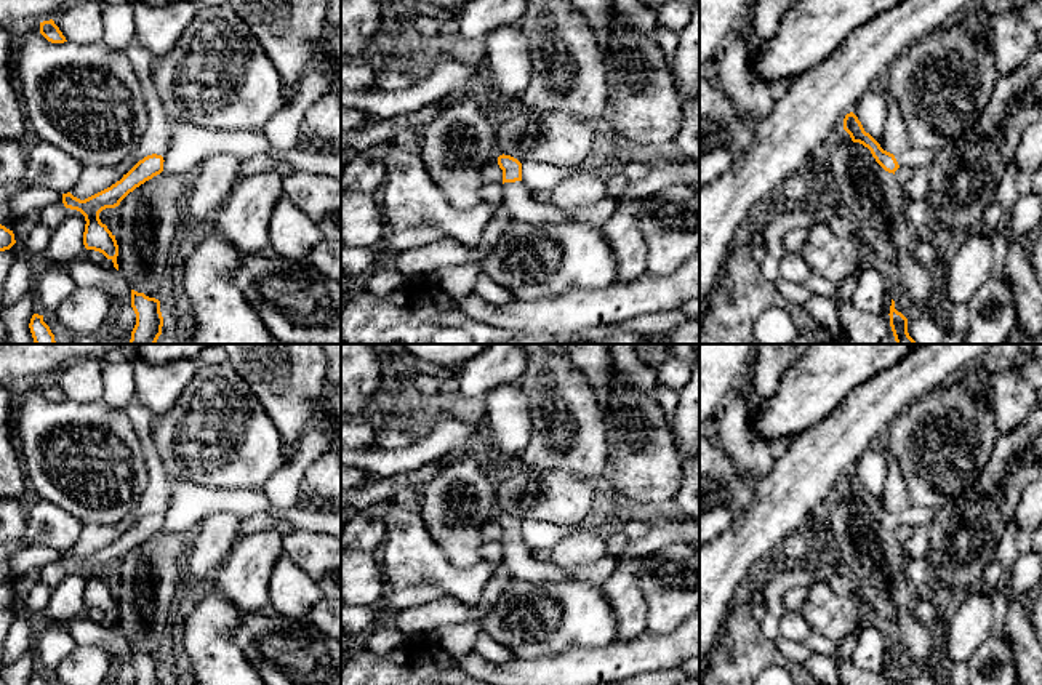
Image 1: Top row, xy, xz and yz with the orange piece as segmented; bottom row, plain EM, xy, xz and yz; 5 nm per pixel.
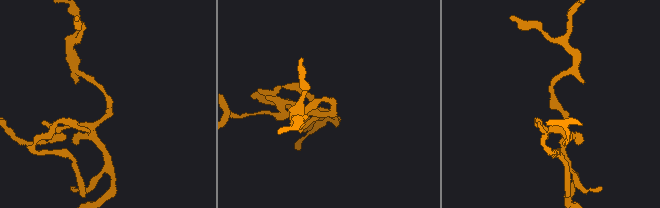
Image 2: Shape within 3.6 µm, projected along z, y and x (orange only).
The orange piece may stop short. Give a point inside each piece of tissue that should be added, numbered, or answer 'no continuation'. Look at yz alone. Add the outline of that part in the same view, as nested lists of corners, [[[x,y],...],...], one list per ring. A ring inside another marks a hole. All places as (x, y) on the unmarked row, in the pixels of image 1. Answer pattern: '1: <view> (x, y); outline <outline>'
1: yz (913, 516); outline [[[909,506],[908,509],[895,514],[895,517],[900,525],[930,525],[935,517],[935,511],[925,506]]]

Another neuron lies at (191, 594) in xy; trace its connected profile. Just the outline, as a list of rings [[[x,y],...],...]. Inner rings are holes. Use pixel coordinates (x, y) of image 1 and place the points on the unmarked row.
[[[186,583],[181,591],[179,605],[187,610],[194,607],[202,597],[205,597],[208,589],[205,586],[197,586],[192,583]]]

